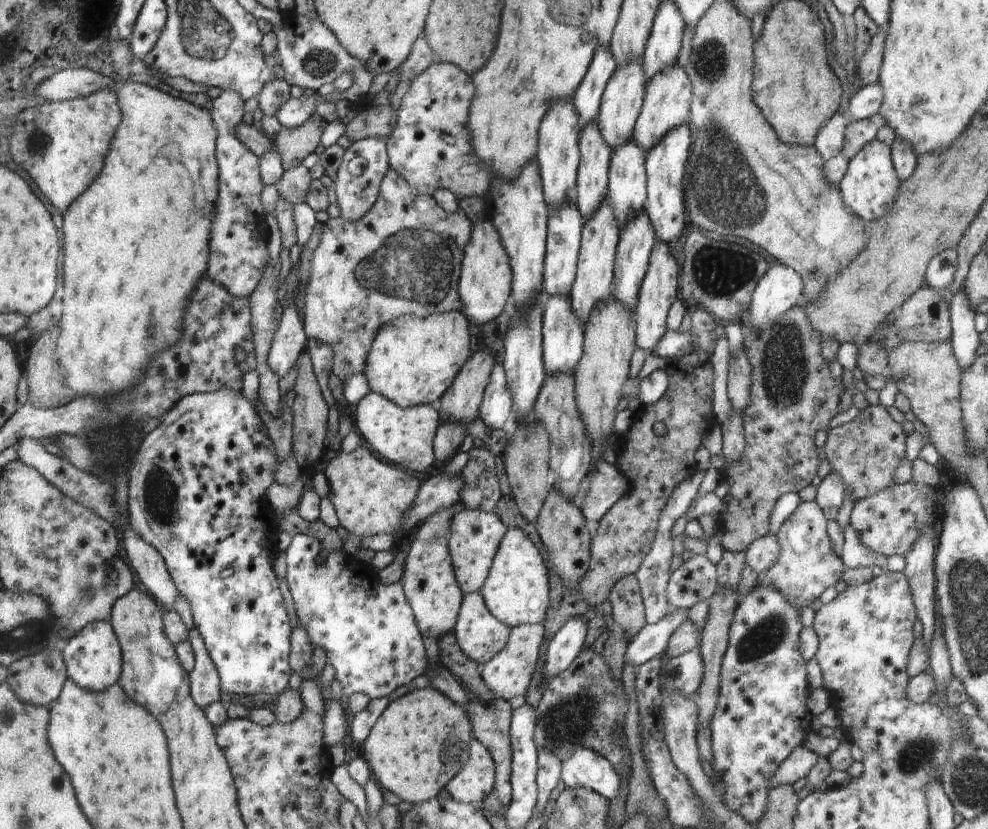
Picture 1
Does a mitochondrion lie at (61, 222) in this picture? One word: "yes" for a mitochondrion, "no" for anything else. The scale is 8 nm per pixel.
no

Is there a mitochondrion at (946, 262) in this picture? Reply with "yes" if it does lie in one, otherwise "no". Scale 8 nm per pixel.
no

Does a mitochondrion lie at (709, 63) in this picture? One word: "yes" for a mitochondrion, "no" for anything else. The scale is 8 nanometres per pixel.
yes

